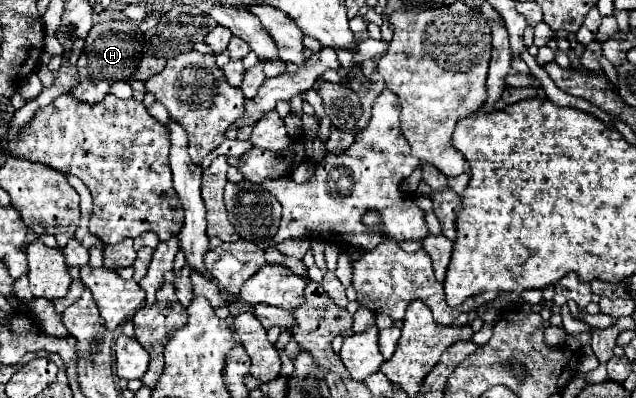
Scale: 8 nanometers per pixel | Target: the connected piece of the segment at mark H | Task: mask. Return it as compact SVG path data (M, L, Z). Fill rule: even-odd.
M108 19L104 23L94 25L86 37L86 45L76 65L80 83L72 89L72 93L78 97L78 101L98 103L104 99L114 81L130 79L140 65L142 45L144 45L144 33L140 31L140 23L134 23L130 19L124 21Z

